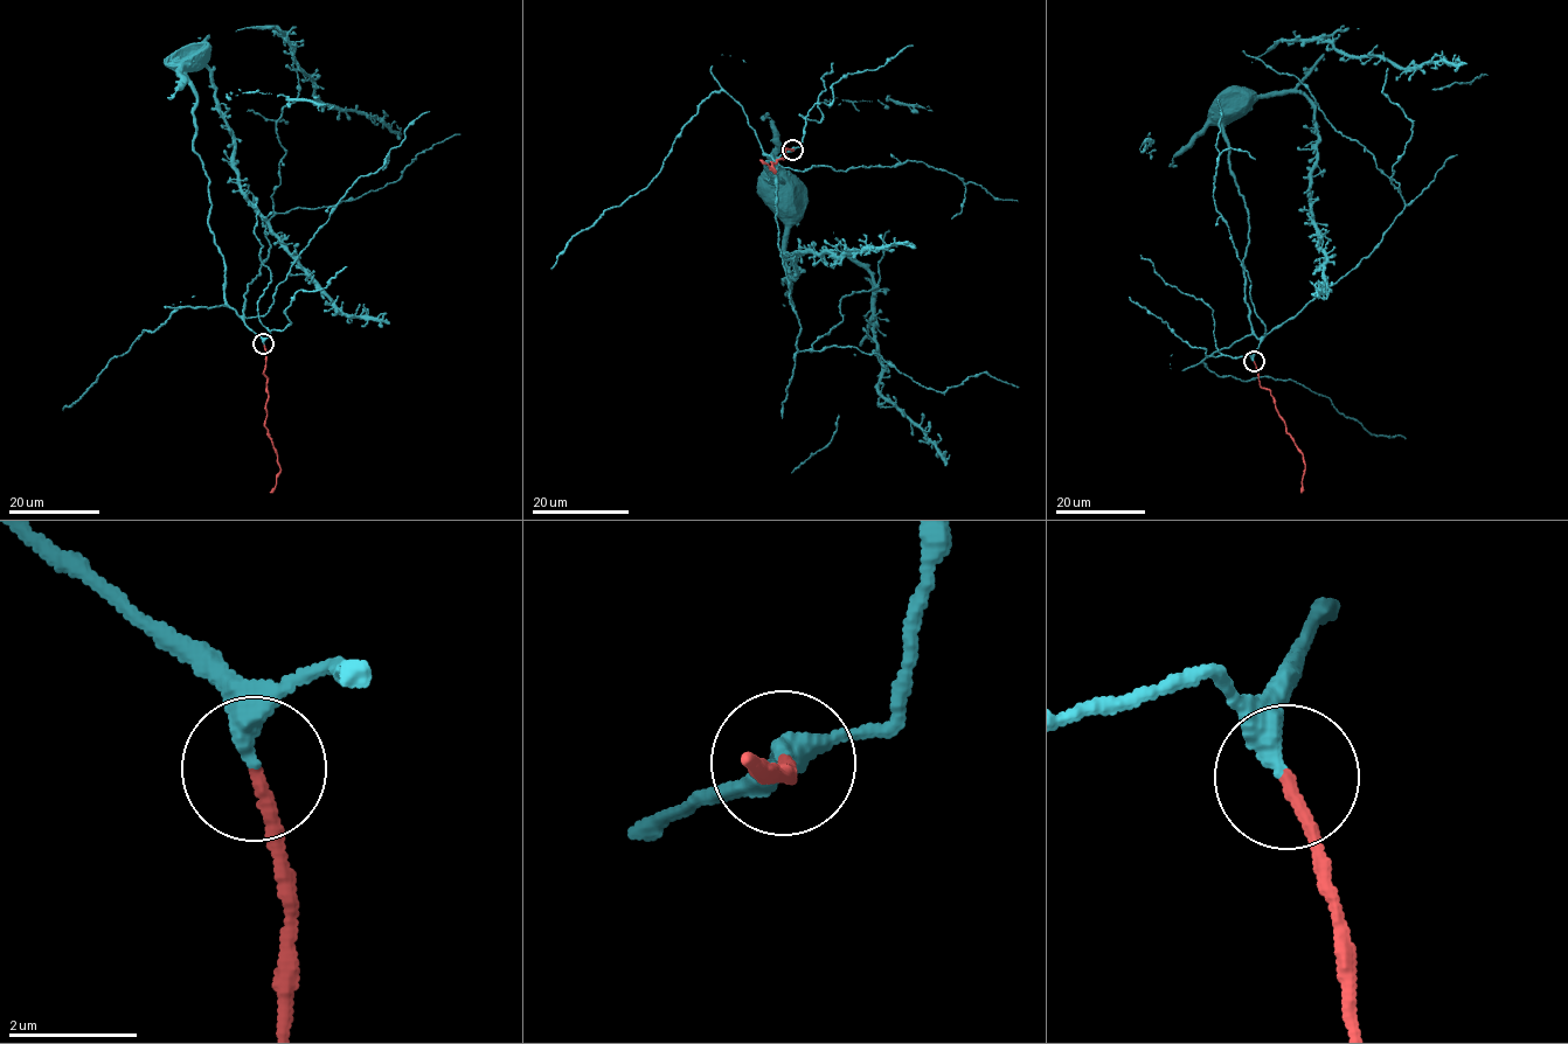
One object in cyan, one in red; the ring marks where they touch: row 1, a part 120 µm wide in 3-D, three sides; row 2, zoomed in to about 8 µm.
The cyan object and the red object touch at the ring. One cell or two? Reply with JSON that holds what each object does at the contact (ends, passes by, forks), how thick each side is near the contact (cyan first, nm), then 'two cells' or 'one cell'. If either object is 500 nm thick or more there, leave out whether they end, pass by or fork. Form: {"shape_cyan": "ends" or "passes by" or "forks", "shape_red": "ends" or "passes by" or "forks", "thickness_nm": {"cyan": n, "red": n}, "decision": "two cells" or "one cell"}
{"shape_cyan": "ends", "shape_red": "ends", "thickness_nm": {"cyan": 360, "red": 190}, "decision": "one cell"}

